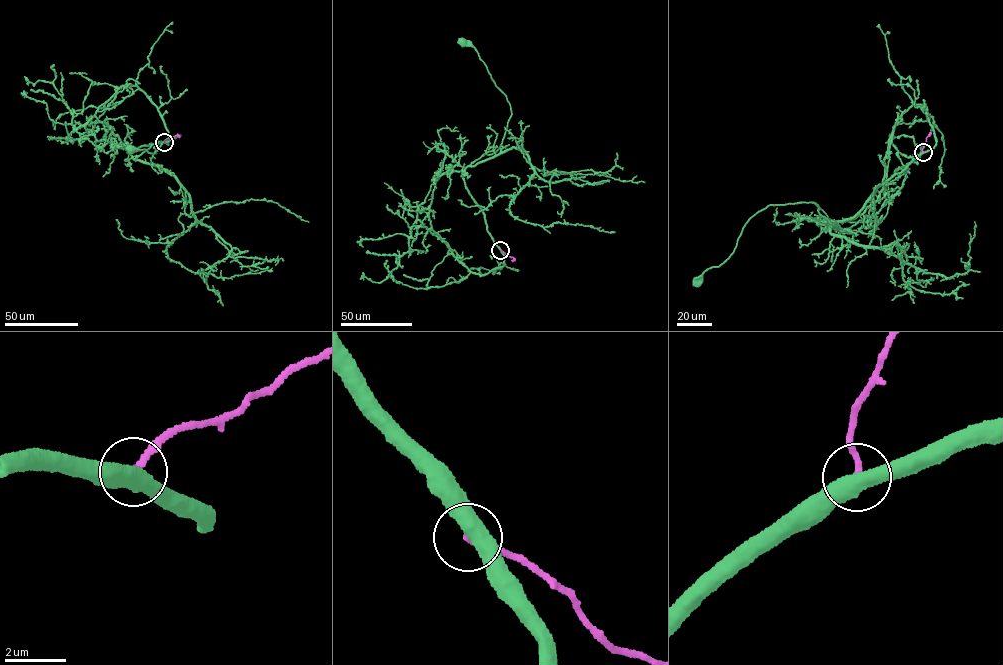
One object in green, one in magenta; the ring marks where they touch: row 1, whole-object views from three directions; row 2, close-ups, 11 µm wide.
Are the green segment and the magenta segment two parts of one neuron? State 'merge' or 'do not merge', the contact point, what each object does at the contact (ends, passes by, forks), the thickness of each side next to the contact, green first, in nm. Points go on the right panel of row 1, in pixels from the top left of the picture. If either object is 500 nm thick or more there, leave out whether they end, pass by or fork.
do not merge; place (923, 152); calibres 500 and 200 nm

